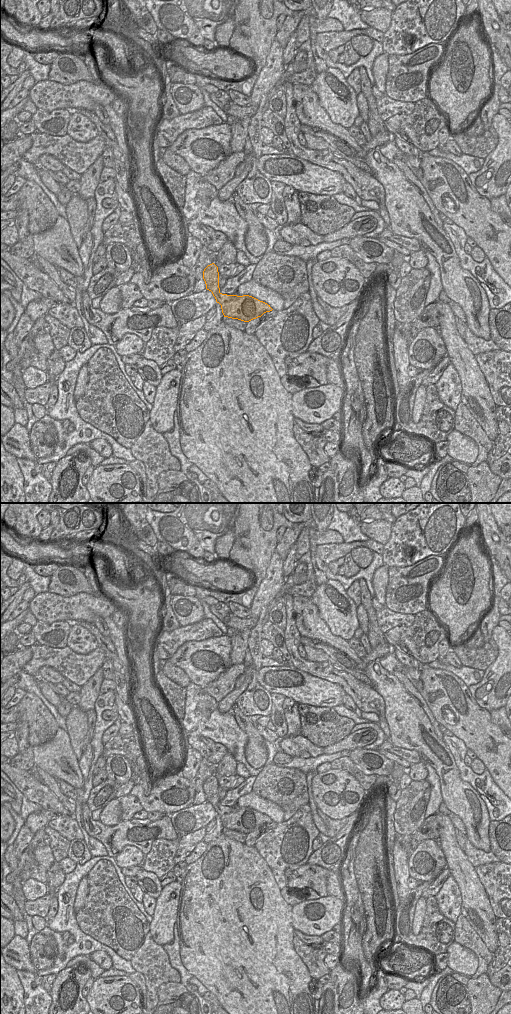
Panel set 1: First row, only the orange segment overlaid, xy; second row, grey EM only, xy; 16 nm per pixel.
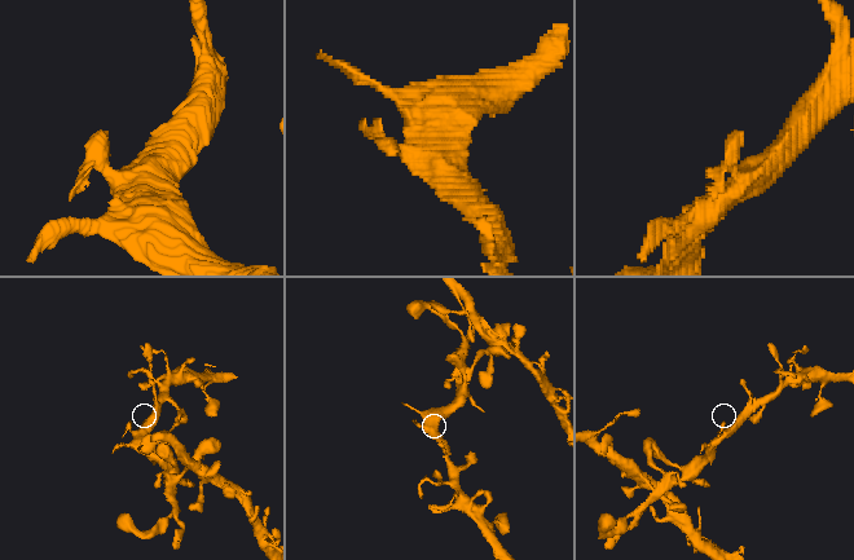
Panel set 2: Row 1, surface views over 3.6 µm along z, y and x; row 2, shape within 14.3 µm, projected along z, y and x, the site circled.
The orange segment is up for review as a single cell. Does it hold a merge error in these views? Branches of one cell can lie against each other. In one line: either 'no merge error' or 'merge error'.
no merge error

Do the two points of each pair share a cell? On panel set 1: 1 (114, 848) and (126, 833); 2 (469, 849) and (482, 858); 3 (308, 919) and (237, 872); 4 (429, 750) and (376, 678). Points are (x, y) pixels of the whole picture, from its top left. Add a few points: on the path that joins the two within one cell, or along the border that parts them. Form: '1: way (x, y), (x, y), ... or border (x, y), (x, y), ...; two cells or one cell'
1: way (115, 844), (122, 837); one cell
2: way (472, 852), (479, 857); one cell
3: border (291, 906), (292, 927), (294, 929); two cells
4: way (415, 732), (409, 726), (394, 696); one cell

